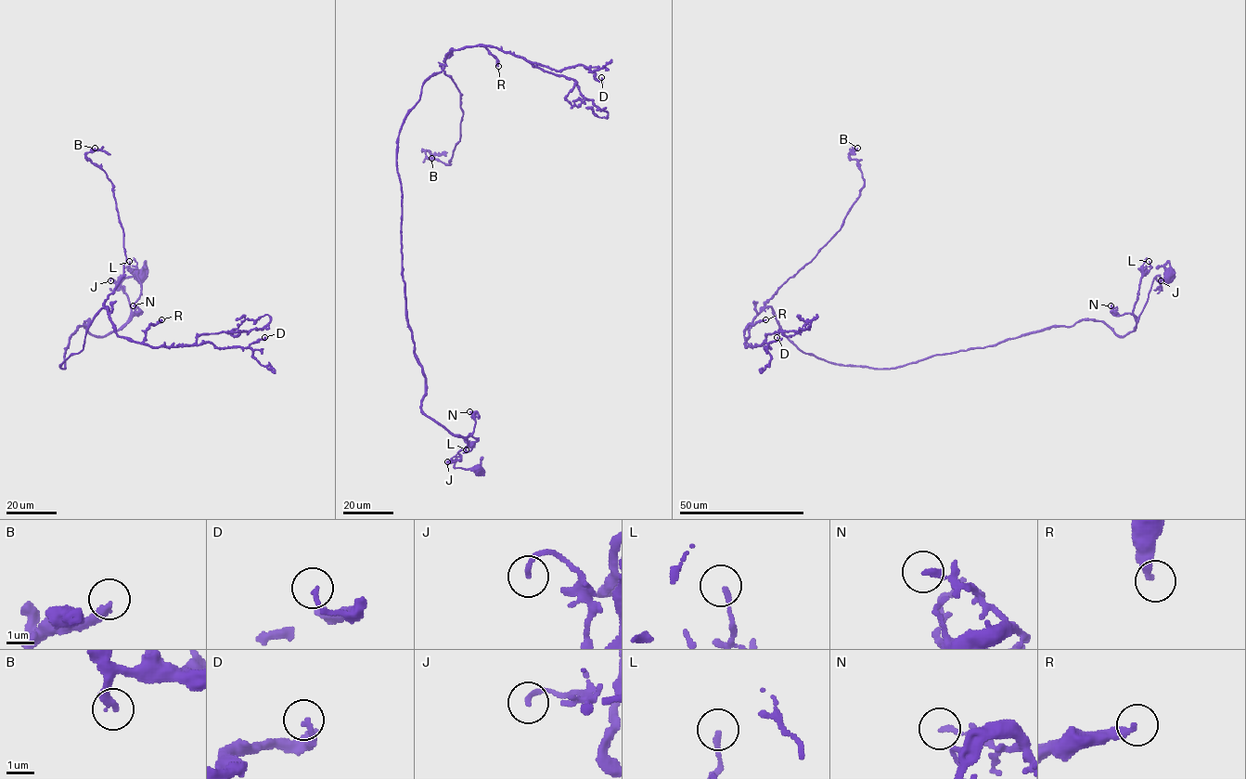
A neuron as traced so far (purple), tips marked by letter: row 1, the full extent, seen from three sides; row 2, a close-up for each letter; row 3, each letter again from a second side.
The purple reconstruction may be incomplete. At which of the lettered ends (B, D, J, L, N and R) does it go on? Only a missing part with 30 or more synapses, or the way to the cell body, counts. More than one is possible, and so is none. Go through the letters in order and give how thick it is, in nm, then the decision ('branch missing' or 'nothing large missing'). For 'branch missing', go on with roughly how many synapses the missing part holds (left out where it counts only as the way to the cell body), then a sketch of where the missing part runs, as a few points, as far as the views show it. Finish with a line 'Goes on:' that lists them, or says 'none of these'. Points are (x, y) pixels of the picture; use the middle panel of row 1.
B: calibre 280 nm; nothing large missing
D: calibre 140 nm; nothing large missing
J: calibre 170 nm; nothing large missing
L: calibre 180 nm; nothing large missing
N: calibre 170 nm; nothing large missing
R: calibre 320 nm; nothing large missing
Goes on: none of these

